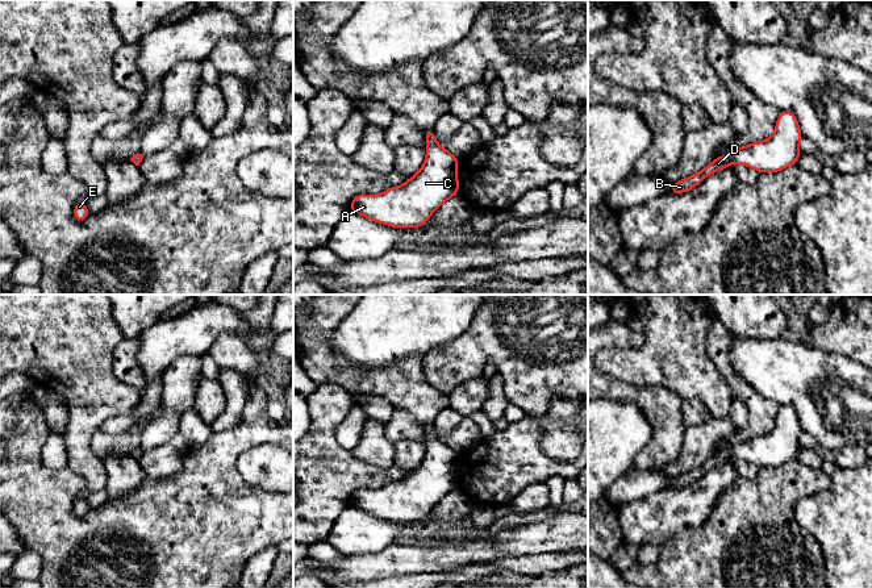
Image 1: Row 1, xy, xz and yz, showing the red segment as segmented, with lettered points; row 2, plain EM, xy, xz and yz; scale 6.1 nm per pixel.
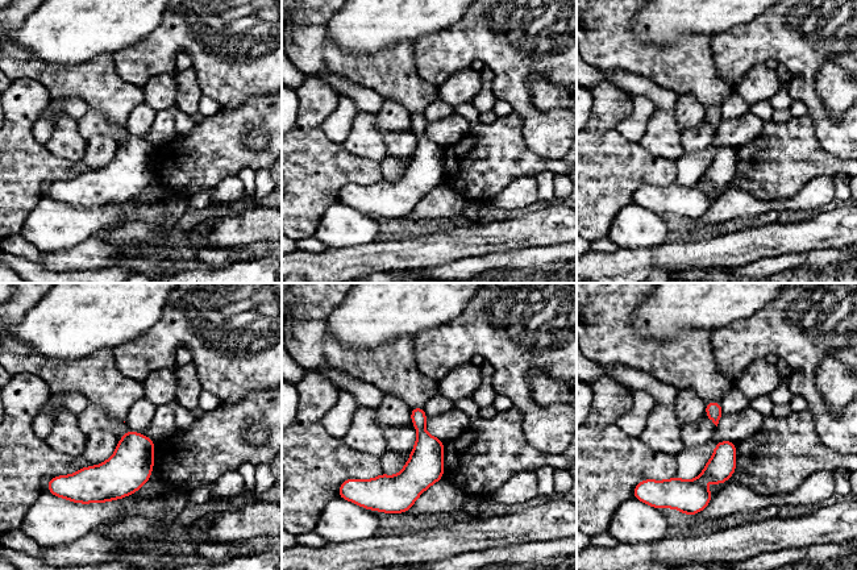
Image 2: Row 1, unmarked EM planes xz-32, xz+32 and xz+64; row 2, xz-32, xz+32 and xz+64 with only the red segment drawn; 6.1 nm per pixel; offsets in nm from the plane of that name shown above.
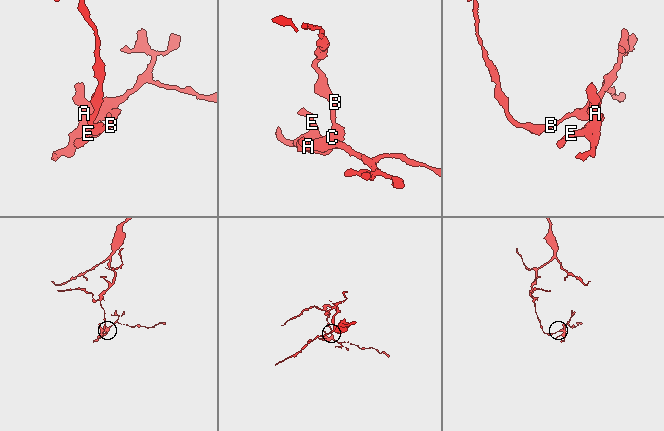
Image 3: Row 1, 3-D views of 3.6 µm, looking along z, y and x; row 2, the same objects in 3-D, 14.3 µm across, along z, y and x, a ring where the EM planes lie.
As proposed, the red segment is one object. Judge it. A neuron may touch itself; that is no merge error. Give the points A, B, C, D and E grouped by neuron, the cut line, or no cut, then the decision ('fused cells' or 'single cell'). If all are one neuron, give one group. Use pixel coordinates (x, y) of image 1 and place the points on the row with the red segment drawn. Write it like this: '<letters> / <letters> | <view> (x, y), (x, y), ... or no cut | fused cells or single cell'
A B C D E | no cut | single cell

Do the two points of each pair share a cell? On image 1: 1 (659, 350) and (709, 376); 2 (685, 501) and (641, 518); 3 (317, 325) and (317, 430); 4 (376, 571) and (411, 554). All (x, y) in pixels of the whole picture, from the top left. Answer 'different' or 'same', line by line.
1: same
2: same
3: different
4: same

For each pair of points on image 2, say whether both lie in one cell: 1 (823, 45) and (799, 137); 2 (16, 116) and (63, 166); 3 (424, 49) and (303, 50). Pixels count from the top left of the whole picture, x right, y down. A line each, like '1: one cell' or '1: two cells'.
1: two cells
2: one cell
3: two cells

